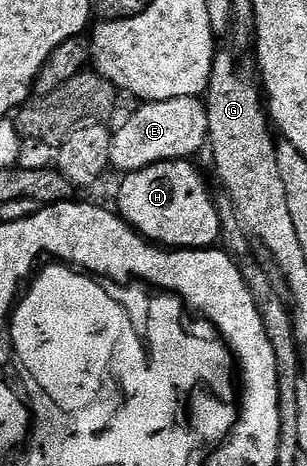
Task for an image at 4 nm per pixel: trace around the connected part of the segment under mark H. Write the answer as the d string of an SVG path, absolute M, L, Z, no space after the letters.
M171 159L165 163L155 163L146 169L129 171L120 183L120 192L116 195L115 210L132 228L151 243L169 249L190 249L202 251L212 249L221 242L220 218L214 198L214 191L208 188L204 175L195 167L195 162L187 159Z

